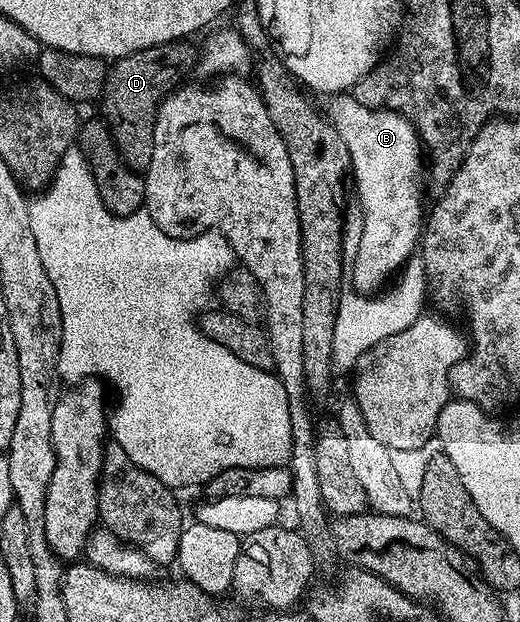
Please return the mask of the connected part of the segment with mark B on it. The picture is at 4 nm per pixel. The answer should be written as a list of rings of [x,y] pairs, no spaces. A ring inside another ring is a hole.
[[[347,92],[332,97],[330,102],[329,121],[349,148],[353,178],[355,174],[359,181],[360,196],[367,198],[363,202],[359,245],[353,255],[355,263],[349,266],[349,282],[358,293],[374,295],[384,289],[383,281],[394,270],[402,271],[412,261],[411,253],[416,253],[420,245],[425,206],[423,210],[419,177],[425,174],[425,150],[418,130],[405,115],[366,106]]]

